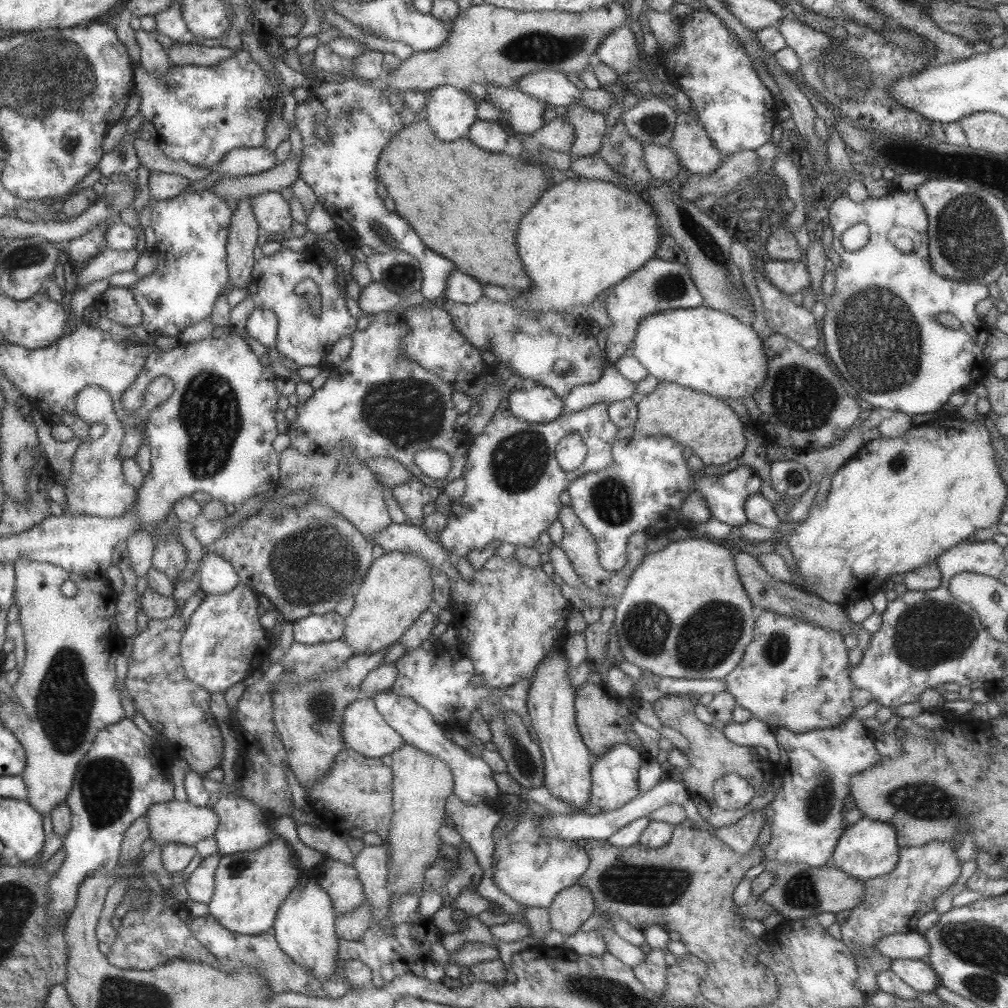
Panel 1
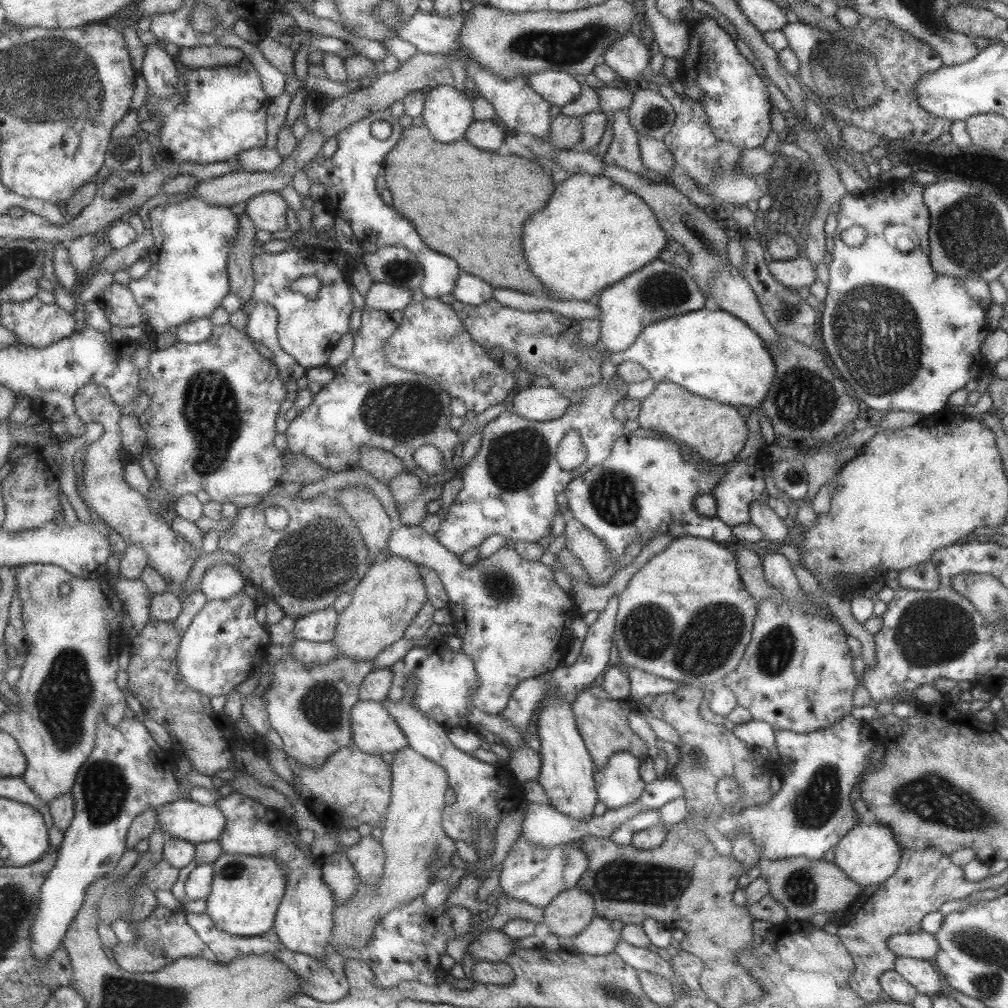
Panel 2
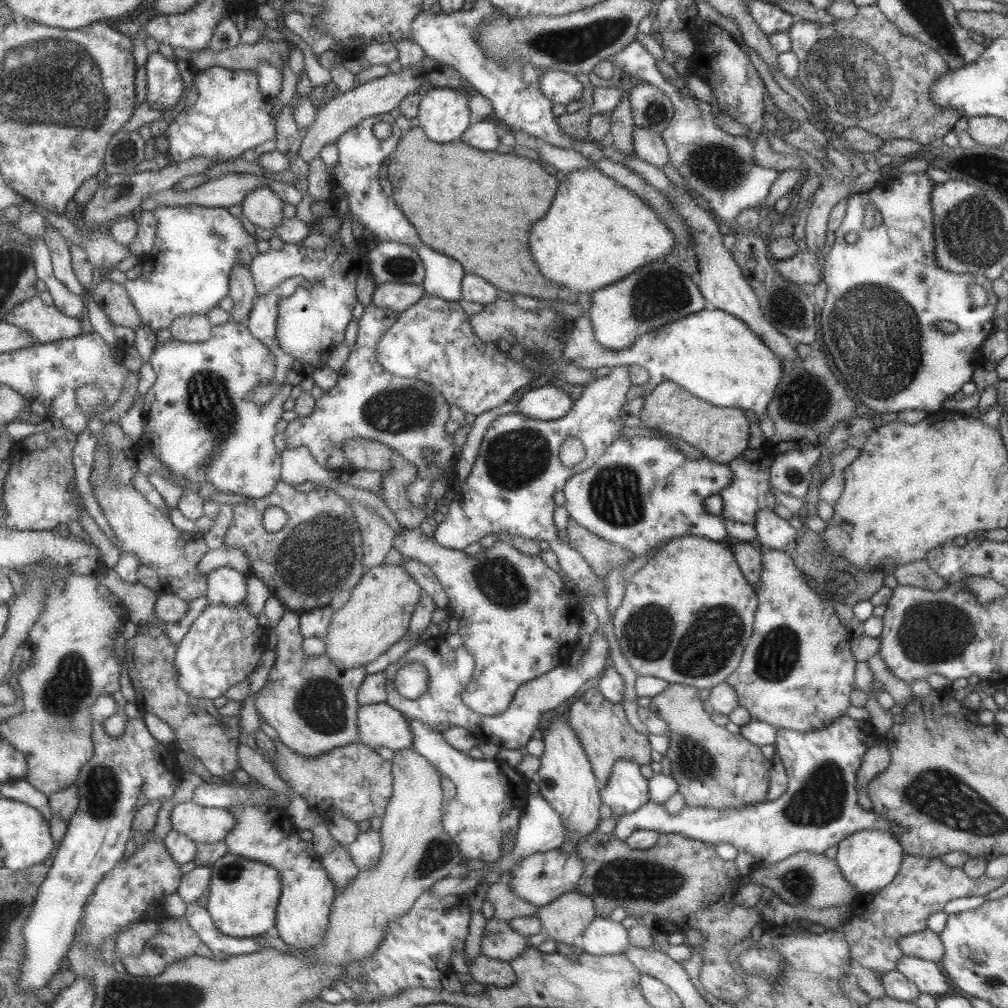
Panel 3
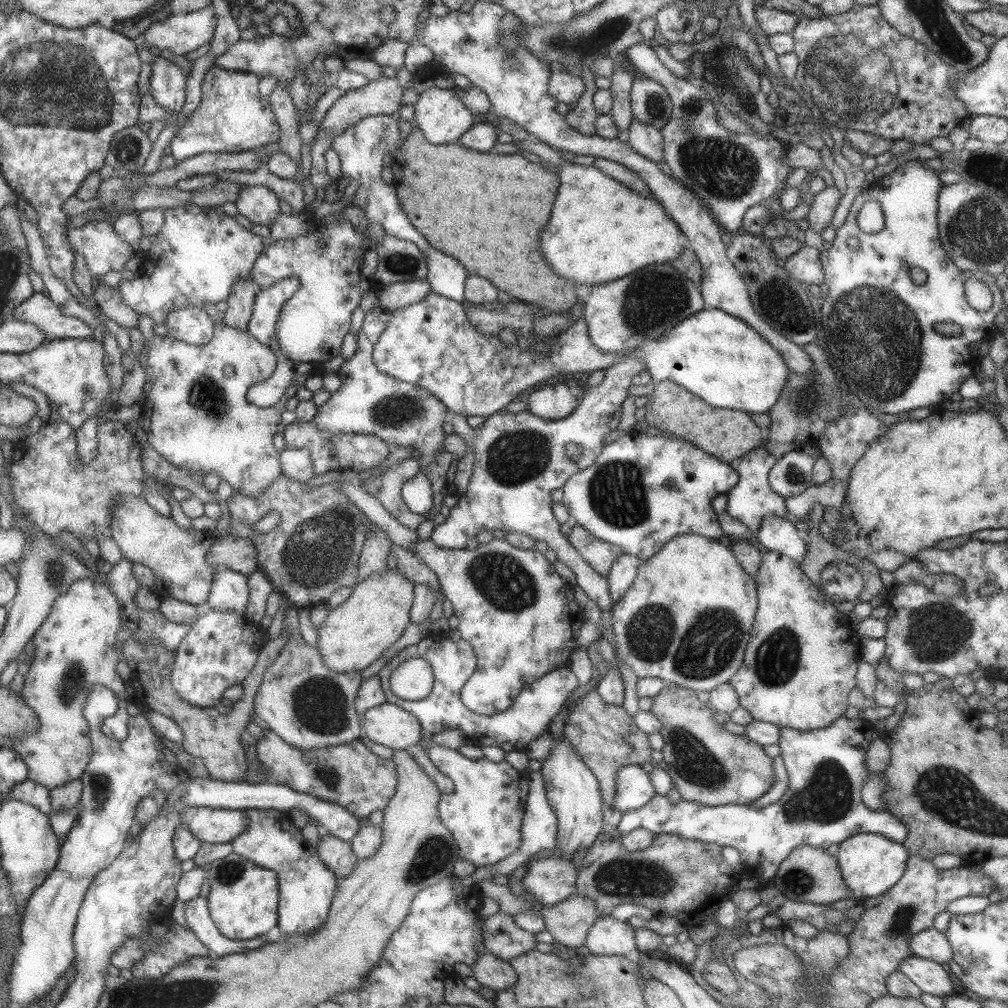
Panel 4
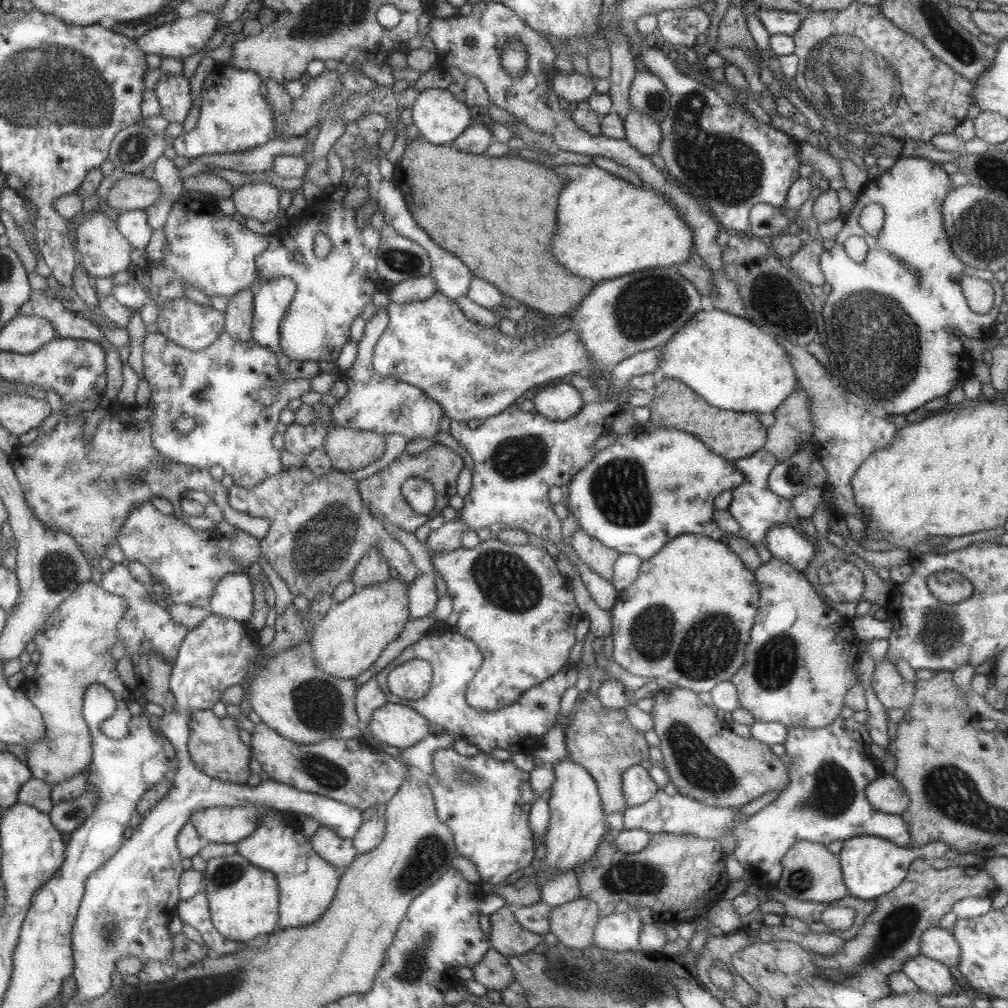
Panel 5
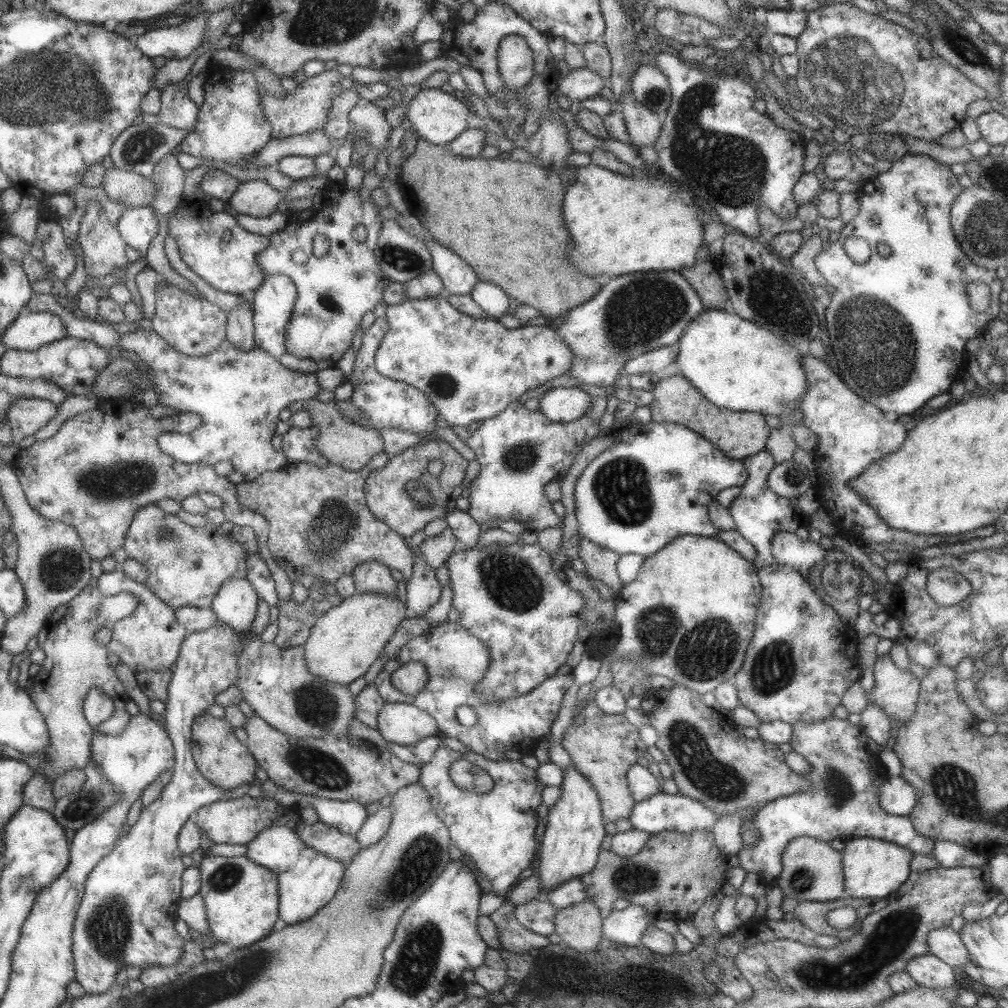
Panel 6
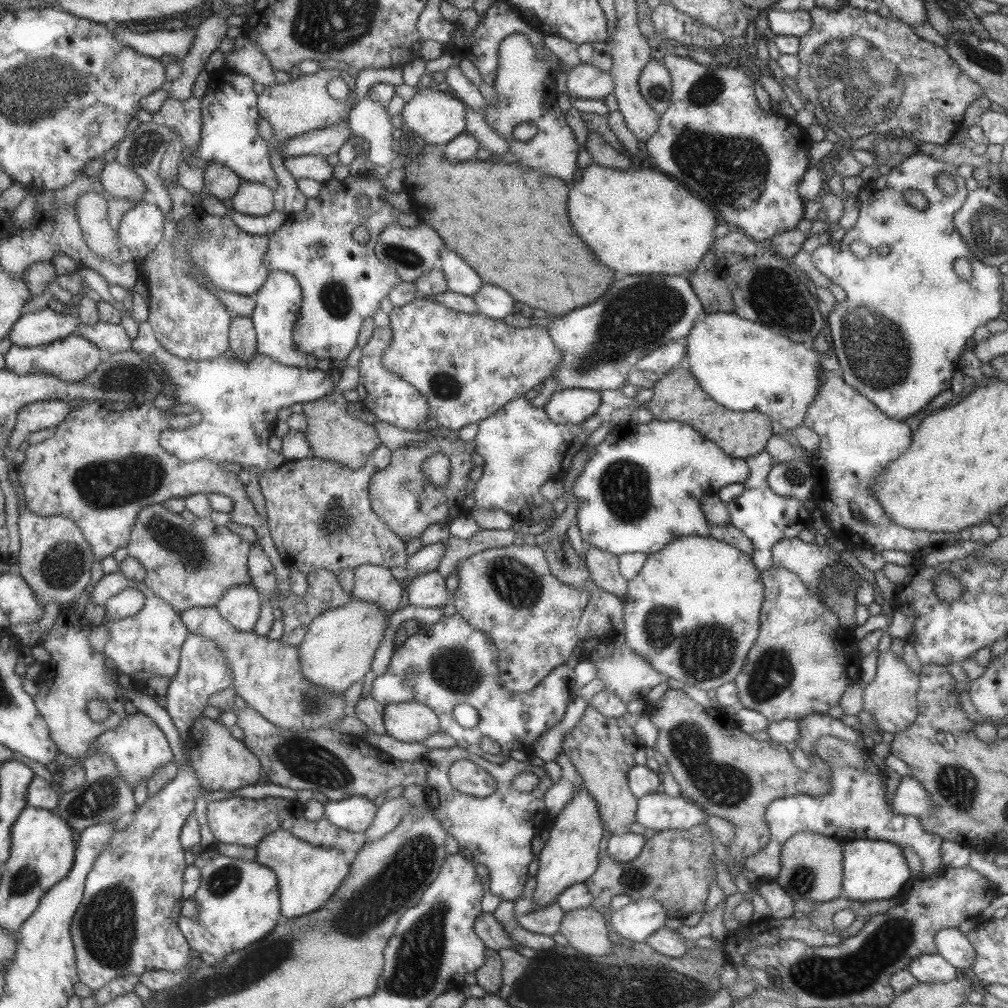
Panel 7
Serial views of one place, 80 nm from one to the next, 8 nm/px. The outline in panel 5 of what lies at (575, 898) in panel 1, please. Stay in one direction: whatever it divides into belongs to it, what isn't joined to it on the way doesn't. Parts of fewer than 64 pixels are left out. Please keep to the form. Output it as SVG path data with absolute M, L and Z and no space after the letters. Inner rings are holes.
M581 897L552 907L548 932L568 948L589 948L592 947L593 929L599 920L597 906Z

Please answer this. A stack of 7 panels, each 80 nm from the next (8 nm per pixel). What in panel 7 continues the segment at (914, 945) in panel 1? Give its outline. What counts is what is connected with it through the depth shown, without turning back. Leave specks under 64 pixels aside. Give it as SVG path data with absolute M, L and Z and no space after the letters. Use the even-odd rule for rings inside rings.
M957 928L939 930L933 940L937 955L961 972L967 970L977 958L971 943Z

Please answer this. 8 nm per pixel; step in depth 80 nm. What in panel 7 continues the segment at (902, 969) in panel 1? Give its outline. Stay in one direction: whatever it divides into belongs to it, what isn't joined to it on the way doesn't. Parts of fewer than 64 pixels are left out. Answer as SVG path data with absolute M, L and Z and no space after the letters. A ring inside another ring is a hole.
M937 954L913 958L906 969L919 983L951 982L961 972Z

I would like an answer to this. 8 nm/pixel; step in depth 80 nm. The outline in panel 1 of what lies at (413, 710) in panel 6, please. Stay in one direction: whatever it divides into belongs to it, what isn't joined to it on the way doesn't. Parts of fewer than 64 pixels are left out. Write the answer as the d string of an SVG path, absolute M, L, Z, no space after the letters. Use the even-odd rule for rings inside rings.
M359 697L345 707L340 737L346 748L375 759L390 755L404 742L376 711L371 697Z

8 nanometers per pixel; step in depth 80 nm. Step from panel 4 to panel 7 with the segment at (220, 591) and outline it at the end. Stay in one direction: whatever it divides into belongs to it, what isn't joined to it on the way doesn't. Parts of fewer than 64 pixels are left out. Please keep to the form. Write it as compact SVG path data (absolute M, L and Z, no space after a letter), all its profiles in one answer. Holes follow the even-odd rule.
M236 584L228 588L214 604L223 620L239 632L251 631L260 611L262 599L251 585Z

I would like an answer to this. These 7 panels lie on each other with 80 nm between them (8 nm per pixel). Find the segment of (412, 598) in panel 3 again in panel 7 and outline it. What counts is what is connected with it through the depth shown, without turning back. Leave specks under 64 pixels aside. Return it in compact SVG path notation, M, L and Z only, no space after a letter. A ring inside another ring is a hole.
M351 596L349 602L337 608L325 610L309 623L309 628L304 634L303 640L297 644L302 675L309 680L309 684L313 684L317 688L324 688L325 692L343 697L349 686L358 680L361 681L363 675L370 671L375 649L382 641L387 623L388 614L381 607L353 596Z

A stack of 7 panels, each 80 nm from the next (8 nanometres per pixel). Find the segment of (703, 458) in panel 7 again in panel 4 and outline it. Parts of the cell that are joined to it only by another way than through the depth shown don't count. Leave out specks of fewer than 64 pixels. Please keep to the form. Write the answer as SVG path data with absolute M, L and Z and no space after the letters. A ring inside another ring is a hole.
M633 431L607 444L593 464L573 474L562 487L562 504L568 509L572 523L582 526L594 538L621 549L622 554L646 561L656 554L675 535L697 534L712 540L723 536L718 516L710 502L718 494L734 488L739 475L713 456L701 451L687 441L671 434L645 436Z

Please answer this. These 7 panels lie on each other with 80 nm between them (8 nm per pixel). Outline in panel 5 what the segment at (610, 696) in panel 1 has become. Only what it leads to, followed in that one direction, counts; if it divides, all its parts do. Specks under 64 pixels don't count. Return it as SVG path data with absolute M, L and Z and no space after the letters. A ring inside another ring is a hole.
M585 693L571 712L564 735L567 756L593 777L605 816L624 811L627 806L622 795L621 775L641 760L649 760L644 734L629 722L624 709L607 708L595 694Z

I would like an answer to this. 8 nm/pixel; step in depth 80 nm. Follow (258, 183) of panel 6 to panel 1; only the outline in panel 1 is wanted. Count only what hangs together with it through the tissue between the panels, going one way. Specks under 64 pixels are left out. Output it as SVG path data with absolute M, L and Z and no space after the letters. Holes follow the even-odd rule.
M265 192L252 199L255 222L266 234L288 234L291 230L290 204L278 192Z

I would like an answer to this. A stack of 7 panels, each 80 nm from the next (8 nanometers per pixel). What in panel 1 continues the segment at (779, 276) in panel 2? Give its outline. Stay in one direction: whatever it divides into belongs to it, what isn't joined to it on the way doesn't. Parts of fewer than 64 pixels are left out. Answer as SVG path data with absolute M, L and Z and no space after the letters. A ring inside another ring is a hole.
M767 260L762 275L784 294L800 292L810 286L809 273L801 261Z

